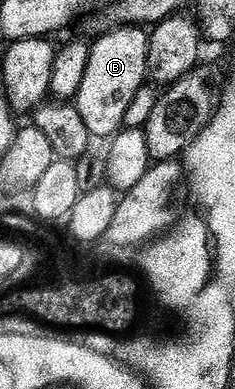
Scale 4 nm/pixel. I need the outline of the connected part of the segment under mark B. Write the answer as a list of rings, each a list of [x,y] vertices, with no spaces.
[[[114,28],[111,34],[106,34],[98,43],[90,46],[90,59],[87,71],[84,72],[83,83],[76,95],[76,105],[80,116],[84,116],[84,124],[88,124],[88,132],[95,139],[109,139],[123,129],[122,121],[142,86],[142,81],[148,78],[148,63],[150,61],[150,40],[147,31],[142,28]]]

